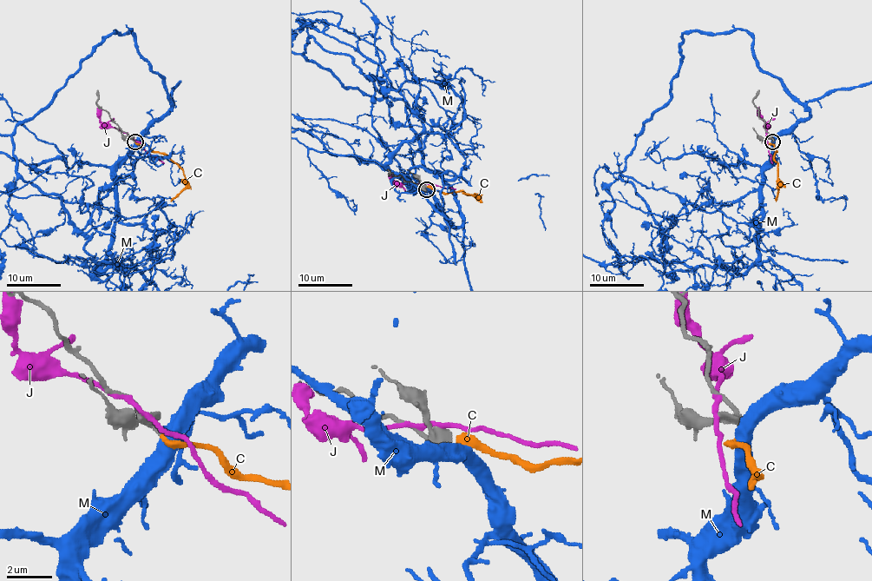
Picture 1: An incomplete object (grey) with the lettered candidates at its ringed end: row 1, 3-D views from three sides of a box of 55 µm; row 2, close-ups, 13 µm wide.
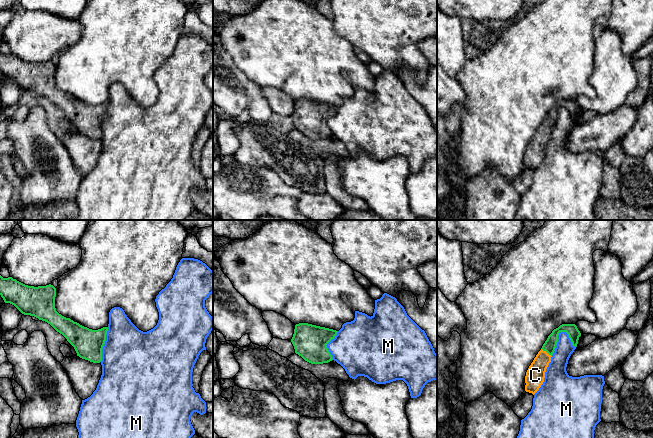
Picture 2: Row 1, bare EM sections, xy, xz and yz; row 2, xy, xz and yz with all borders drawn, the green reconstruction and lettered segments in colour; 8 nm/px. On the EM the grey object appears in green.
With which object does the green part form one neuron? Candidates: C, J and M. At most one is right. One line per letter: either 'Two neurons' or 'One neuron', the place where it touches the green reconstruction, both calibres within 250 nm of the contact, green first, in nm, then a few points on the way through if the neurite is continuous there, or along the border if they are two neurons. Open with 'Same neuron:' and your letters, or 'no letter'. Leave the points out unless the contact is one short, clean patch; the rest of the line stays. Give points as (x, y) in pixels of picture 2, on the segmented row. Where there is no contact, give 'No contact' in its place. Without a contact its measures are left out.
Same neuron: C
C: One neuron. Touches green at yz (546, 351). Thickness 100 nm (green) against 150 nm. Path across: yz (549, 346), (546, 351), (535, 375)
J: Two neurons. No contact
M: Two neurons. Touches green at yz (557, 341). Thickness 100 nm (green) against 160 nm. Boundary: yz (565, 331), (559, 333), (555, 350), (551, 355)

